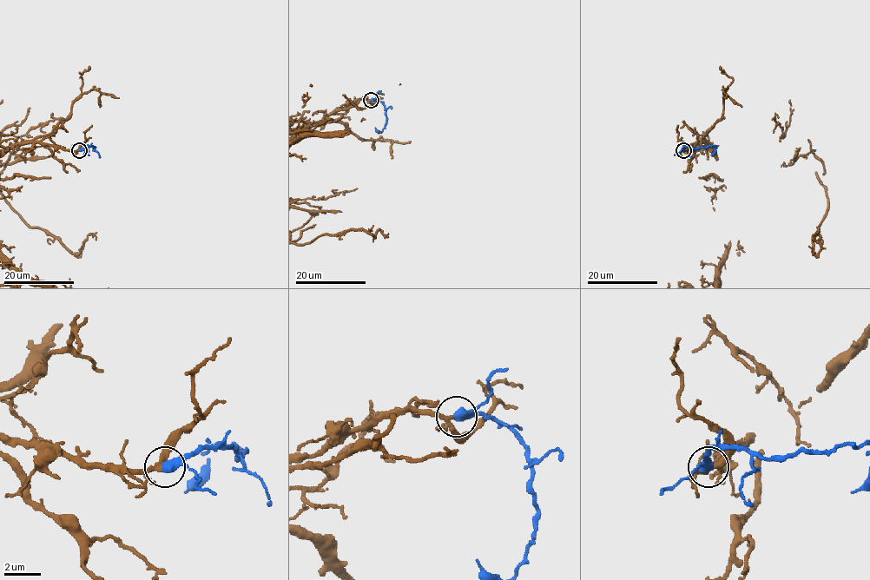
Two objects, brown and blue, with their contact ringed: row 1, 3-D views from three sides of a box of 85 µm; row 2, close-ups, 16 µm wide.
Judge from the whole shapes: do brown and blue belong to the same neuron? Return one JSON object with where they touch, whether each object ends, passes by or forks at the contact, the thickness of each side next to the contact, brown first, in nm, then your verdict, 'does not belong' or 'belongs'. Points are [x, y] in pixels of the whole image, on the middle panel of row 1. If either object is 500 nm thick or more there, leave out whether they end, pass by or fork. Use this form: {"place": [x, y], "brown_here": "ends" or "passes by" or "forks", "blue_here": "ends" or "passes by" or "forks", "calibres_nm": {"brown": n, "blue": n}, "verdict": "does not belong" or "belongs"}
{"place": [371, 100], "brown_here": "forks", "blue_here": "passes by", "calibres_nm": {"brown": 200, "blue": 400}, "verdict": "belongs"}

